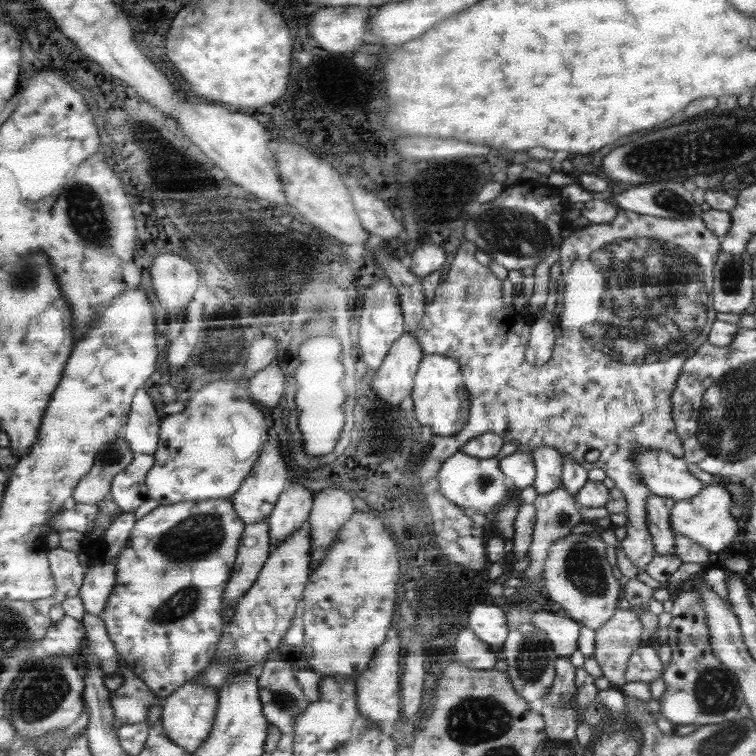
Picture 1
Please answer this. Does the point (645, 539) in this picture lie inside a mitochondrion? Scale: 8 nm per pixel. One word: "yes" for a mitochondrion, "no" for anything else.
no

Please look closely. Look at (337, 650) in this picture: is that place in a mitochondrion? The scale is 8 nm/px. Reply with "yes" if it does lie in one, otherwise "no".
no

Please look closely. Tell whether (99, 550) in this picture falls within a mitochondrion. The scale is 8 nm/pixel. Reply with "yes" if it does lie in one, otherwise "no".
no

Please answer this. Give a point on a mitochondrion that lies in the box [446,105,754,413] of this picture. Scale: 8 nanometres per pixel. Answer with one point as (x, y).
(669, 317)

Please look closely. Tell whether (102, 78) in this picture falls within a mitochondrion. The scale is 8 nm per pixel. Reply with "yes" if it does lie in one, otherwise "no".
no

